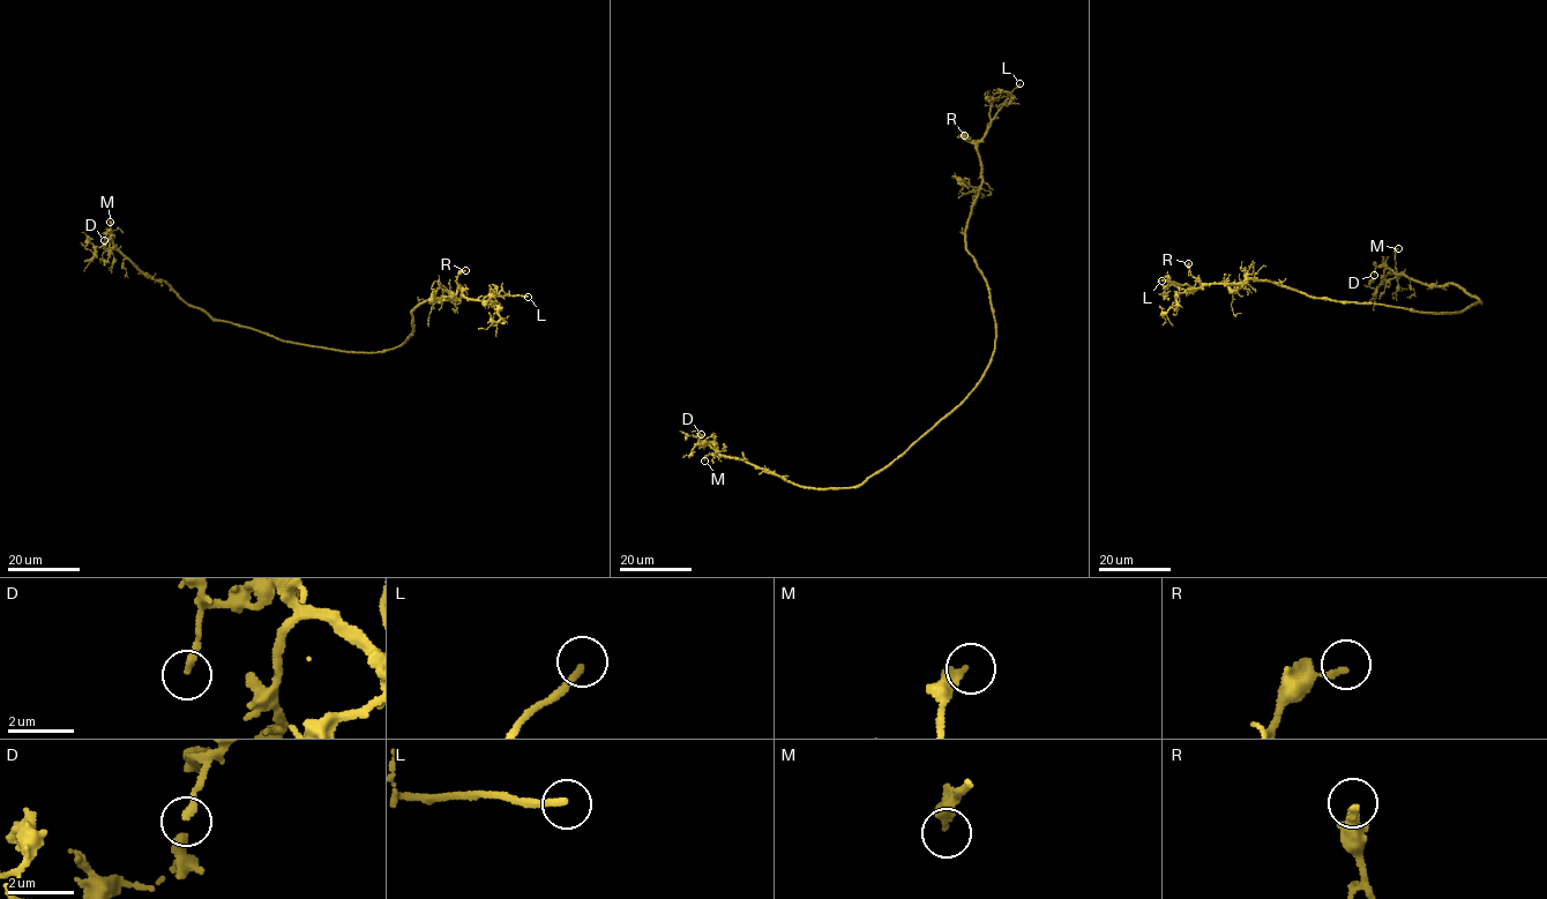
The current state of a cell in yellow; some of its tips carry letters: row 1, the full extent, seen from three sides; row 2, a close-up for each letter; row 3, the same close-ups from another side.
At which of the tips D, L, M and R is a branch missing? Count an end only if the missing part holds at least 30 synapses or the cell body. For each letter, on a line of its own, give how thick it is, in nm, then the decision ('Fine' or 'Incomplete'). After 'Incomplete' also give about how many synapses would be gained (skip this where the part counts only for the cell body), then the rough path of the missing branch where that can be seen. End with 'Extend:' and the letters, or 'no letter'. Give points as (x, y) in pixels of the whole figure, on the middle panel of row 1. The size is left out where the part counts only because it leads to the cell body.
D: Thickness 190 nm. Fine
L: Thickness 200 nm. Incomplete. Course of what is missing: (1019, 83), (1039, 61), (1049, 58), (1039, 46), (981, 27), (924, 15), (913, 8)
M: Thickness 320 nm. Fine
R: Thickness 170 nm. Fine
Extend: L

